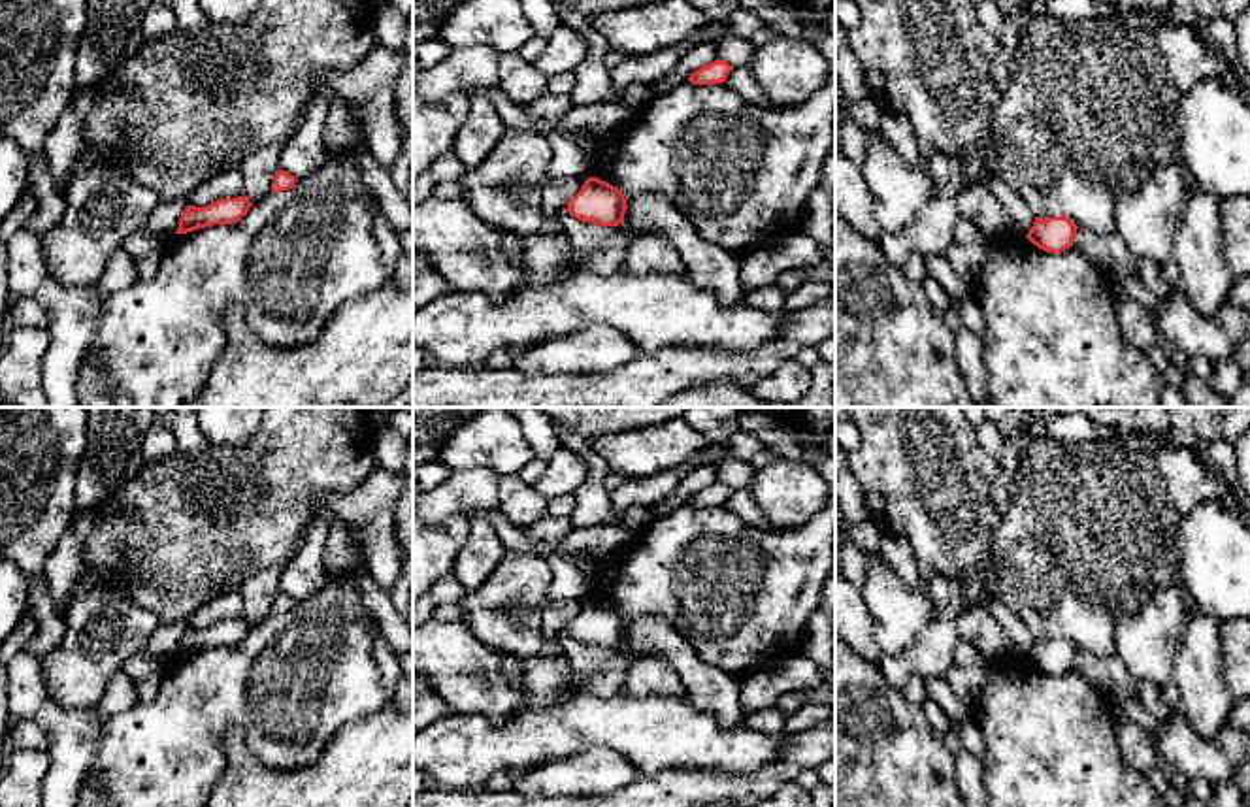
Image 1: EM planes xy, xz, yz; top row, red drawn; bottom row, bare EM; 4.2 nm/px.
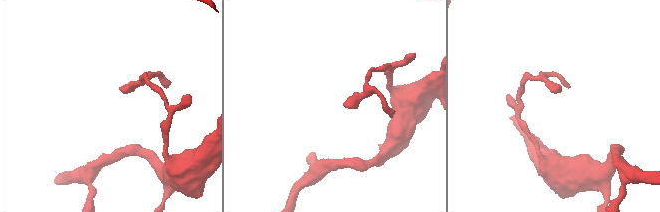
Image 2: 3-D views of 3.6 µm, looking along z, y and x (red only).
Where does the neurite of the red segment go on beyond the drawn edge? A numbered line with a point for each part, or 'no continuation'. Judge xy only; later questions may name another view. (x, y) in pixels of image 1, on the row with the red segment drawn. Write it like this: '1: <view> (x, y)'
no continuation

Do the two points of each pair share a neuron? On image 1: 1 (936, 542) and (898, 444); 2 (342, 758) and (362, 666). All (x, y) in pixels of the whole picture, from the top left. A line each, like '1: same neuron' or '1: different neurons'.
1: same neuron
2: different neurons

